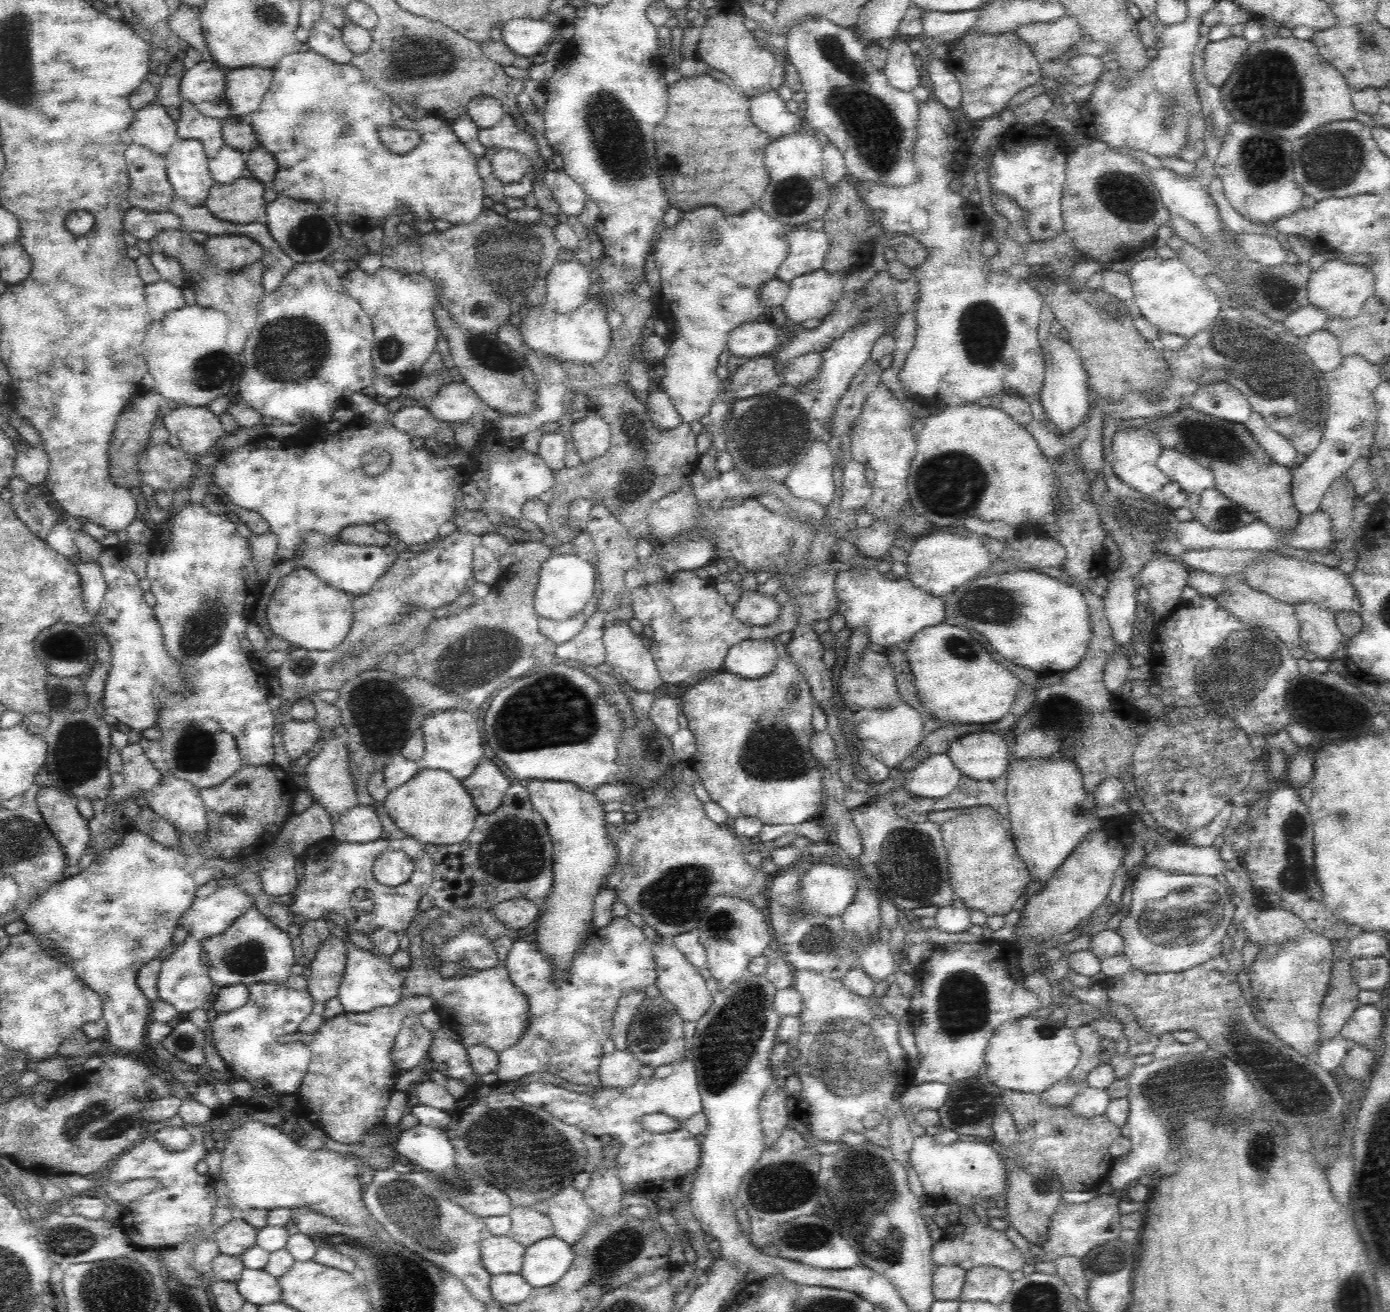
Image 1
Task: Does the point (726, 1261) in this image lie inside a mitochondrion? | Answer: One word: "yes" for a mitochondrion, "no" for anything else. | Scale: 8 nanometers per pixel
no

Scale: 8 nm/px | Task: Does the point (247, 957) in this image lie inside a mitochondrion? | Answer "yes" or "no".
yes

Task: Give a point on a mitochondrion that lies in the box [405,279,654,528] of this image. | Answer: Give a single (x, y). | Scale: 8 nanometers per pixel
(485, 351)

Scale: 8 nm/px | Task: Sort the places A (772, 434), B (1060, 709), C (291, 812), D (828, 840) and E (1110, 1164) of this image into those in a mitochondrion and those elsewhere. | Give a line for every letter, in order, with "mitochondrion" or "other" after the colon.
A: mitochondrion
B: mitochondrion
C: other
D: other
E: other

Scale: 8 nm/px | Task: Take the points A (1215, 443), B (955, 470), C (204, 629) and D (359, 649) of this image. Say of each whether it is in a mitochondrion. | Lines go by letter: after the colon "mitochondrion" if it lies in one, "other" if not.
A: mitochondrion
B: mitochondrion
C: mitochondrion
D: mitochondrion

